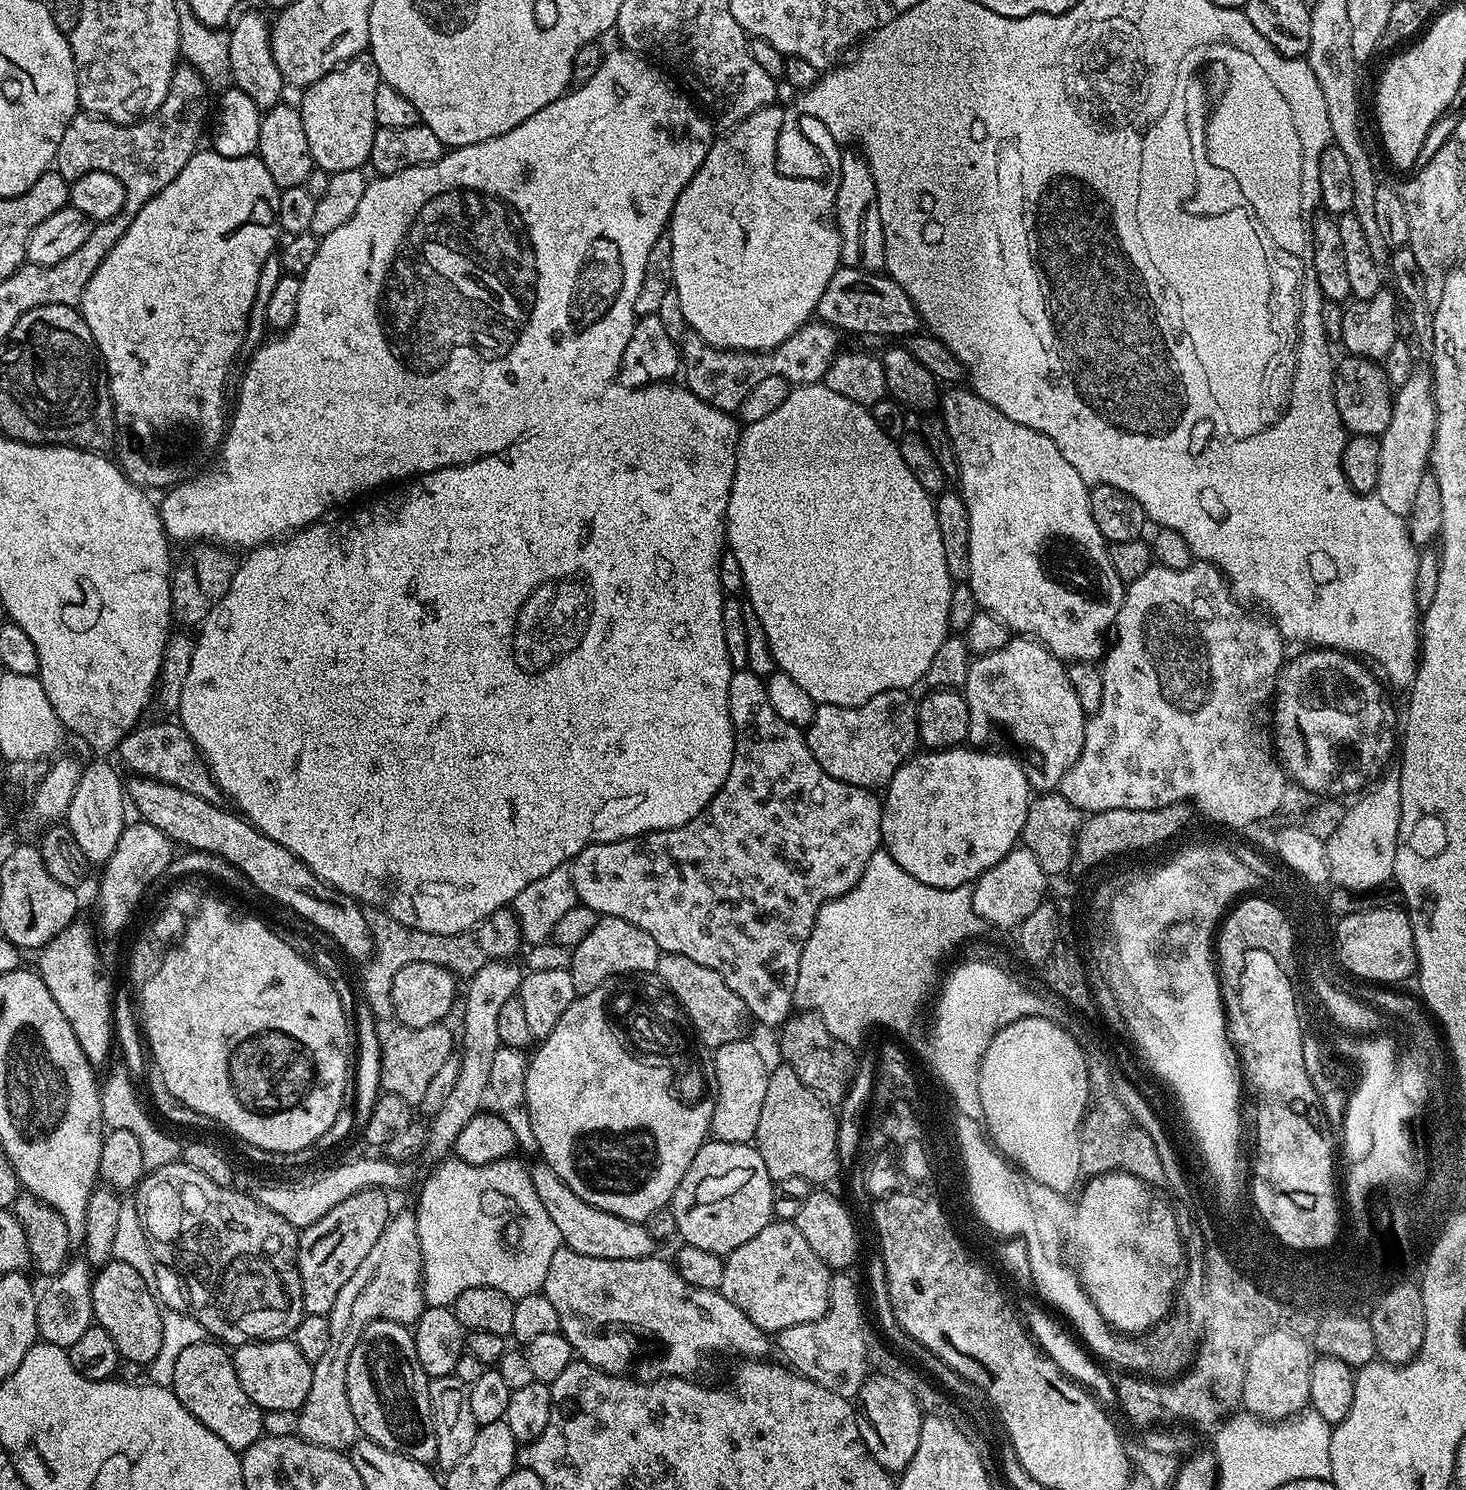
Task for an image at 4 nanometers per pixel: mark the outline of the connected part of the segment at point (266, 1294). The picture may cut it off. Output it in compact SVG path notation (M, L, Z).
M177 1162L147 1173L134 1189L134 1195L136 1195L134 1203L140 1215L140 1225L144 1228L144 1236L148 1240L148 1249L152 1251L152 1259L156 1261L157 1265L164 1267L165 1264L166 1267L173 1268L180 1275L180 1280L184 1283L184 1292L188 1295L187 1311L204 1327L204 1331L209 1337L228 1346L239 1346L258 1340L283 1340L295 1333L298 1322L302 1322L302 1318L306 1315L302 1284L297 1268L298 1232L297 1229L290 1226L290 1222L286 1222L286 1218L274 1214L274 1210L258 1203L255 1195L248 1193L247 1196L244 1192L236 1191L235 1187L227 1188L218 1186L218 1182L210 1182L210 1178L206 1178L206 1174L198 1174L198 1170L194 1170L189 1164Z

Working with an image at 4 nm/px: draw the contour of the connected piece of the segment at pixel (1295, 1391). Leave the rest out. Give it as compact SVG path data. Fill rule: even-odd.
M1276 1328L1259 1338L1245 1364L1245 1382L1240 1387L1243 1407L1253 1416L1269 1422L1287 1420L1309 1407L1310 1370L1313 1353L1305 1337L1284 1328Z

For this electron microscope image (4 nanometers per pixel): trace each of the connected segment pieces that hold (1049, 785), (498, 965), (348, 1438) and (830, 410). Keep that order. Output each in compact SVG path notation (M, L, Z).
M1009 639L1006 646L977 655L971 661L970 674L966 674L962 691L970 706L967 743L981 750L992 750L1012 743L1022 757L1028 786L1033 793L1043 794L1059 789L1066 770L1070 770L1082 754L1086 714L1074 695L1074 689L1070 687L1068 669L1058 657L1034 639Z
M495 960L487 963L478 970L478 974L472 976L468 981L468 993L464 996L464 1041L459 1041L458 1049L461 1054L461 1069L454 1090L447 1095L446 1102L442 1108L435 1112L427 1125L427 1140L424 1141L423 1155L440 1162L455 1149L456 1138L481 1111L483 1102L486 1100L488 1083L490 1082L490 1066L494 1062L494 1054L502 1046L498 1038L498 1013L503 1004L517 995L523 973L519 965L514 966L511 961Z
M411 1211L396 1212L382 1230L378 1242L371 1247L370 1254L338 1291L332 1308L327 1312L330 1342L322 1358L312 1365L310 1394L306 1394L306 1402L298 1413L300 1439L327 1448L351 1449L352 1443L358 1439L358 1429L346 1394L346 1366L362 1330L375 1320L415 1325L425 1307L416 1217Z
M823 382L819 384L802 384L791 389L792 393L781 402L777 408L769 410L765 416L757 418L753 424L744 424L742 431L736 441L736 465L734 466L734 482L730 486L730 502L728 503L728 518L726 521L726 548L734 554L739 566L741 566L743 582L743 591L748 594L747 603L754 606L754 614L758 614L758 622L762 622L762 630L768 639L768 648L772 652L772 658L777 669L780 668L812 699L816 704L829 704L830 706L858 706L864 704L874 694L882 694L891 688L911 689L911 684L920 684L923 681L926 670L930 670L930 662L934 658L934 653L938 651L938 646L950 634L948 627L948 615L950 614L950 594L952 593L953 578L950 570L946 570L946 550L942 546L942 530L938 530L938 518L936 517L936 506L933 497L910 474L910 466L906 466L900 453L900 445L891 436L887 436L874 422L871 411L867 407L859 405L858 402L852 402L845 395L838 394L837 391L830 390L830 387Z

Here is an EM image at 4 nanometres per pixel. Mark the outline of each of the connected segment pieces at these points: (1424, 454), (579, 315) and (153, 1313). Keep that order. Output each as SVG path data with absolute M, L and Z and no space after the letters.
M1413 367L1410 378L1395 389L1390 414L1390 426L1378 438L1378 482L1374 495L1394 514L1407 517L1410 506L1414 506L1414 490L1418 482L1429 471L1428 455L1436 433L1436 400L1432 396L1431 367Z
M607 234L592 236L580 256L580 264L576 264L576 276L570 278L568 287L568 329L571 336L584 336L584 332L592 332L596 324L608 321L608 312L612 312L624 296L627 276L620 244Z
M113 1258L95 1273L91 1283L92 1315L99 1328L114 1338L121 1361L146 1366L162 1350L161 1305L156 1304L152 1291L153 1285L142 1282L142 1274L124 1260Z

